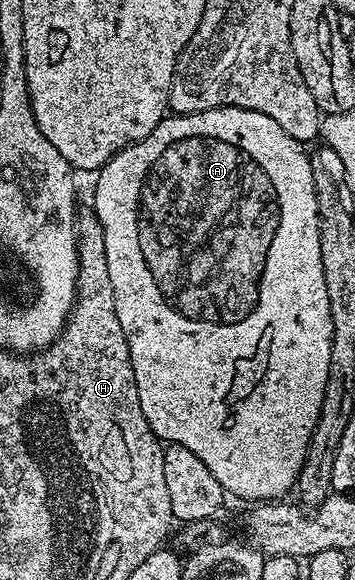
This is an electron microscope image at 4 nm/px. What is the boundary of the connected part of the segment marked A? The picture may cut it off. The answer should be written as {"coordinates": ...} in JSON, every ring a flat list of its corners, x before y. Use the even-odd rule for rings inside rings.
{"coordinates":[[222,107,221,109,209,109,198,111,192,115,172,114,165,117,141,141,132,143,131,146,121,149,107,164,100,167,95,179,95,204,93,210,95,216,101,221,101,229,105,237,105,261,109,265,109,281,113,281,113,301,117,309,117,321,121,321,121,329,125,329,125,341,129,341,129,357,133,361,133,377,137,381,137,397,141,397,141,413,145,413,145,421,153,429,153,433,164,444,180,443,185,449,193,449,205,465,209,465,209,473,221,481,224,492,228,496,236,495,239,499,255,499,251,501,279,501,283,495,295,486,295,478,299,476,301,465,305,461,307,446,311,440,311,434,315,428,315,422,321,409,321,401,327,385,329,373,329,355,331,353,331,334,333,333,333,317,329,313,329,293,325,290,325,269,321,269,321,241,319,240,319,214,317,213,317,197,315,196,315,182,313,181,313,169,311,168,312,156,306,155,304,144,299,143,273,117,265,117,265,113,257,113,249,109,237,109,236,107]]}

